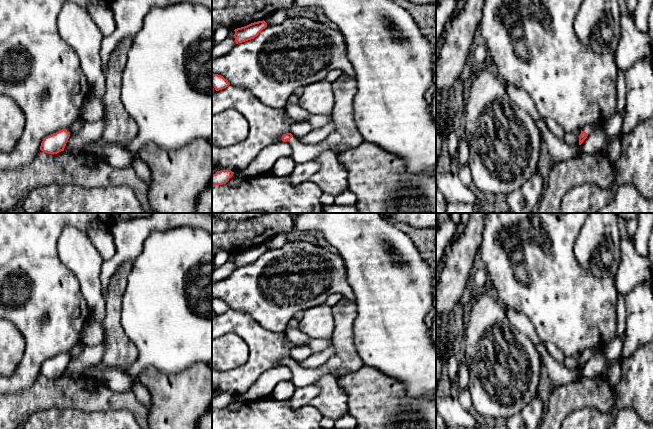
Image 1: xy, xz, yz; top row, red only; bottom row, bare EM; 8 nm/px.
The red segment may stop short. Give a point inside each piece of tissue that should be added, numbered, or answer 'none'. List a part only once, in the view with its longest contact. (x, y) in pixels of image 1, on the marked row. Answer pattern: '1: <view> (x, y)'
1: yz (589, 129)

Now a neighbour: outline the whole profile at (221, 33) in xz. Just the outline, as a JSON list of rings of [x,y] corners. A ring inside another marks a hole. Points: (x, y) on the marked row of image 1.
[[[220,26],[214,32],[213,42],[214,44],[219,43],[226,39],[230,34],[230,29],[227,27]]]

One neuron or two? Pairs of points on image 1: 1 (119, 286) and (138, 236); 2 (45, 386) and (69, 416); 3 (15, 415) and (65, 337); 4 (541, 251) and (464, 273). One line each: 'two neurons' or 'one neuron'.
1: two neurons
2: two neurons
3: two neurons
4: two neurons

